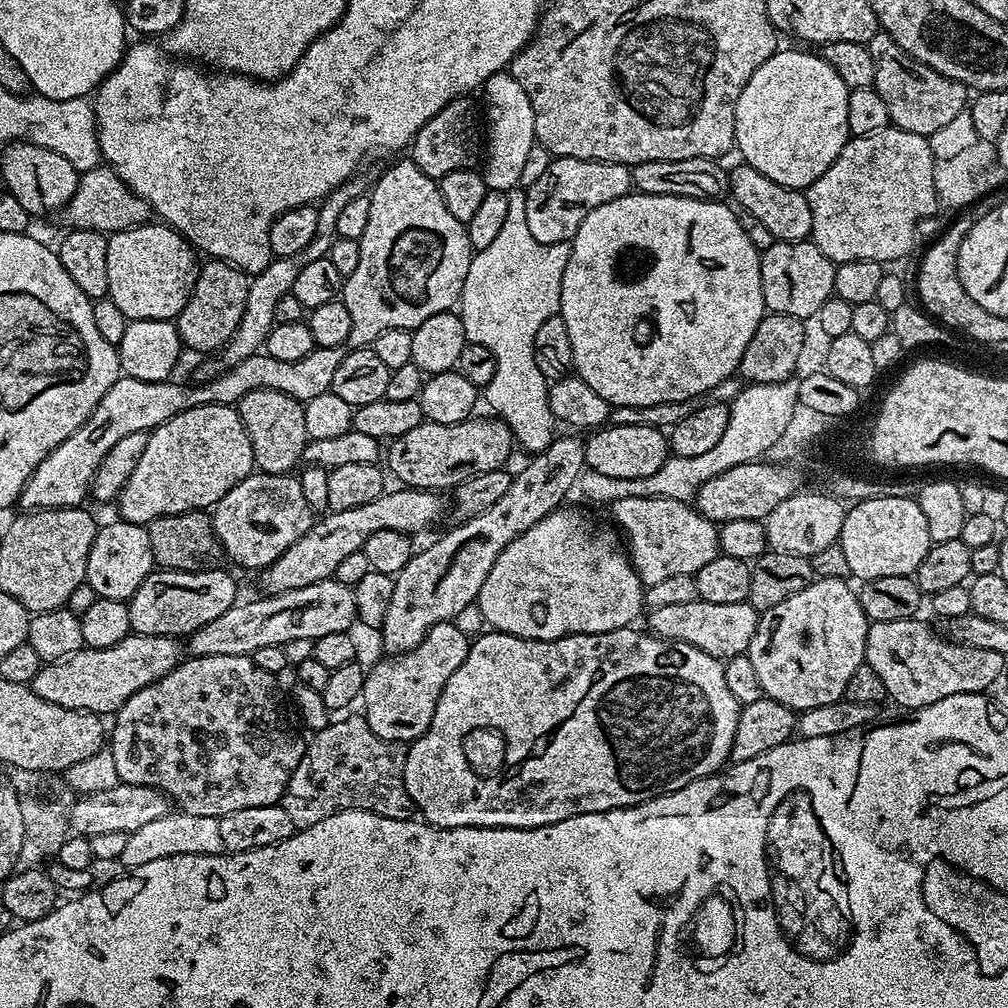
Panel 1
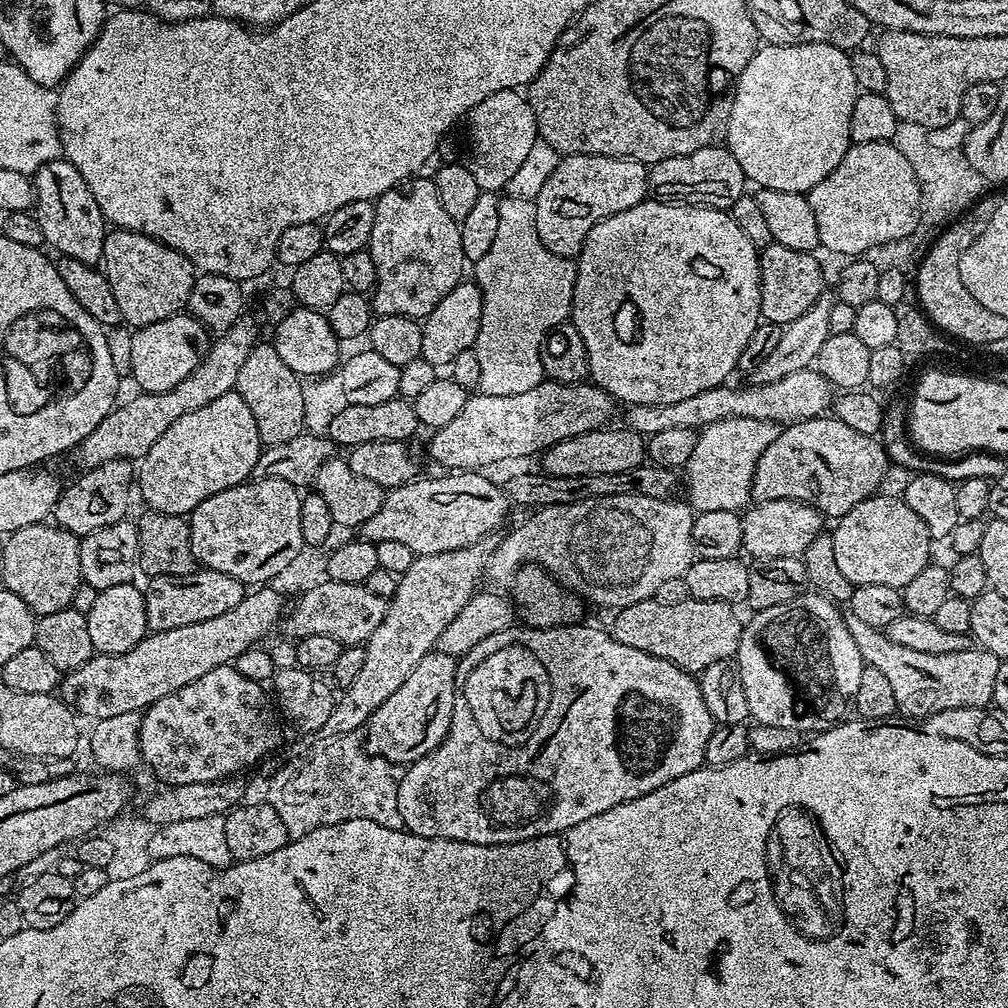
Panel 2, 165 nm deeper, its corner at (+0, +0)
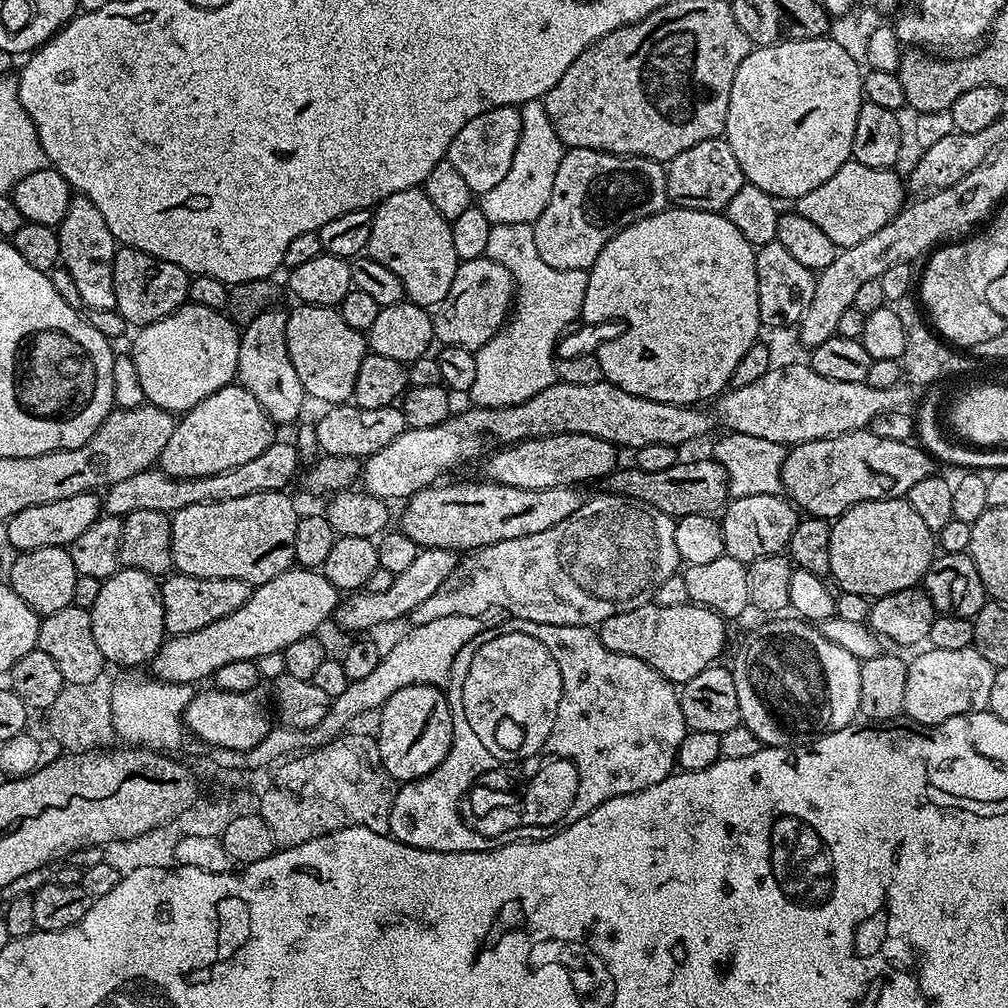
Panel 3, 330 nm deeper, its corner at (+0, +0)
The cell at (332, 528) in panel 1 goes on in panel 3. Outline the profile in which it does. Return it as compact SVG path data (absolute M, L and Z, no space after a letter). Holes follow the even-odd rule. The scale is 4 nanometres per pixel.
M437 483L430 488L424 488L408 497L403 505L404 517L398 524L399 531L405 532L421 549L448 548L457 554L465 550L486 548L489 544L526 538L530 534L542 534L542 530L550 530L550 526L558 526L558 522L566 522L574 510L584 505L585 493L580 493L579 487L571 484L559 484L549 488L515 488L505 484L444 484Z

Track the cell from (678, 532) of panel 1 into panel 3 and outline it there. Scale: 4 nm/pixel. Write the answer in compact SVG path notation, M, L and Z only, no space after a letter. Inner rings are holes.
M603 495L585 499L584 505L574 510L566 522L558 522L558 526L550 526L550 530L542 530L542 534L469 551L462 562L457 563L450 578L446 578L422 606L408 613L407 623L415 626L451 616L483 617L487 608L501 608L508 612L504 614L518 620L586 628L599 626L614 614L653 603L658 586L662 586L666 578L677 575L682 564L675 541L676 520L654 506L646 506L646 502Z

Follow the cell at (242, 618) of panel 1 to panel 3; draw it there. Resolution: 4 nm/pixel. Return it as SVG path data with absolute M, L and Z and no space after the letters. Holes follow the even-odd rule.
M448 548L423 549L418 558L414 558L414 563L394 578L386 594L370 594L366 590L360 590L341 599L334 613L334 624L348 632L356 632L352 634L364 634L367 633L364 632L367 628L376 628L379 624L390 623L391 620L403 621L409 612L422 606L422 602L426 602L426 598L430 598L430 594L434 594L434 590L438 590L438 586L442 586L446 578L450 578L457 563L457 553L451 552Z

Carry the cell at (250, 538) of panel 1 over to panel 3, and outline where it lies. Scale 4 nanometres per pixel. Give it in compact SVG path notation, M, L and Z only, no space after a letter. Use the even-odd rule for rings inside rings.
M283 491L259 492L258 494L246 494L242 498L230 498L222 502L210 502L209 504L195 504L186 506L182 510L171 513L172 517L172 562L177 573L193 576L194 578L234 578L253 586L270 582L278 574L282 574L288 568L293 567L296 559L296 531L300 516L292 505L292 500Z

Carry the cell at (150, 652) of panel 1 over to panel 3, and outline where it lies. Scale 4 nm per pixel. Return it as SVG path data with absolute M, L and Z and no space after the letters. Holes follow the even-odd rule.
M293 566L270 578L270 582L255 585L252 593L234 610L234 614L226 614L226 618L218 618L218 622L210 622L210 626L202 626L202 630L194 630L190 634L181 636L169 635L161 644L160 649L150 661L155 679L166 683L178 683L195 685L195 680L204 680L215 677L222 666L230 662L242 662L243 660L257 660L262 654L274 654L283 652L290 642L298 642L298 638L319 633L324 623L333 619L338 603L338 590L324 577L323 571L311 568Z

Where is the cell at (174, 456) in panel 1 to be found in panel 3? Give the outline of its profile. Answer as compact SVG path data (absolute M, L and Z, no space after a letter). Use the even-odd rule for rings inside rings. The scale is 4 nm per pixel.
M233 382L210 394L210 398L202 398L198 406L194 406L177 419L174 434L170 434L170 442L166 442L166 450L162 450L158 464L167 476L179 480L225 472L234 466L242 466L242 462L250 462L250 458L258 458L262 450L266 450L274 443L272 431L274 425L262 410L262 406L258 406L254 394L250 394L250 390L243 388L240 383Z

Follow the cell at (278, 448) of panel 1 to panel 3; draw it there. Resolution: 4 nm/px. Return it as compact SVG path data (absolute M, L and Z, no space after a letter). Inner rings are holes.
M273 310L266 314L258 314L254 322L243 325L238 346L238 366L236 380L243 388L250 390L262 406L273 425L295 425L301 419L300 411L305 398L302 378L298 378L298 370L290 362L290 350L286 346L286 322L288 312Z

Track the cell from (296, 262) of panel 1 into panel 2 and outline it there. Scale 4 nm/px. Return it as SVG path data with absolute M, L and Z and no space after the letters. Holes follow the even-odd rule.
M241 318L230 326L230 330L219 333L201 355L198 366L194 366L194 370L190 370L190 374L186 374L186 378L182 378L174 390L136 394L133 400L125 404L117 403L85 438L82 445L85 465L97 468L102 462L111 460L139 461L150 446L154 446L154 442L158 442L158 438L162 438L162 434L166 434L166 430L170 430L170 426L182 418L182 414L190 414L190 410L199 410L201 406L210 406L214 398L222 398L222 394L233 391L238 382L238 370L242 370L246 358L250 358L250 350L254 350L261 339L261 325L257 324Z

